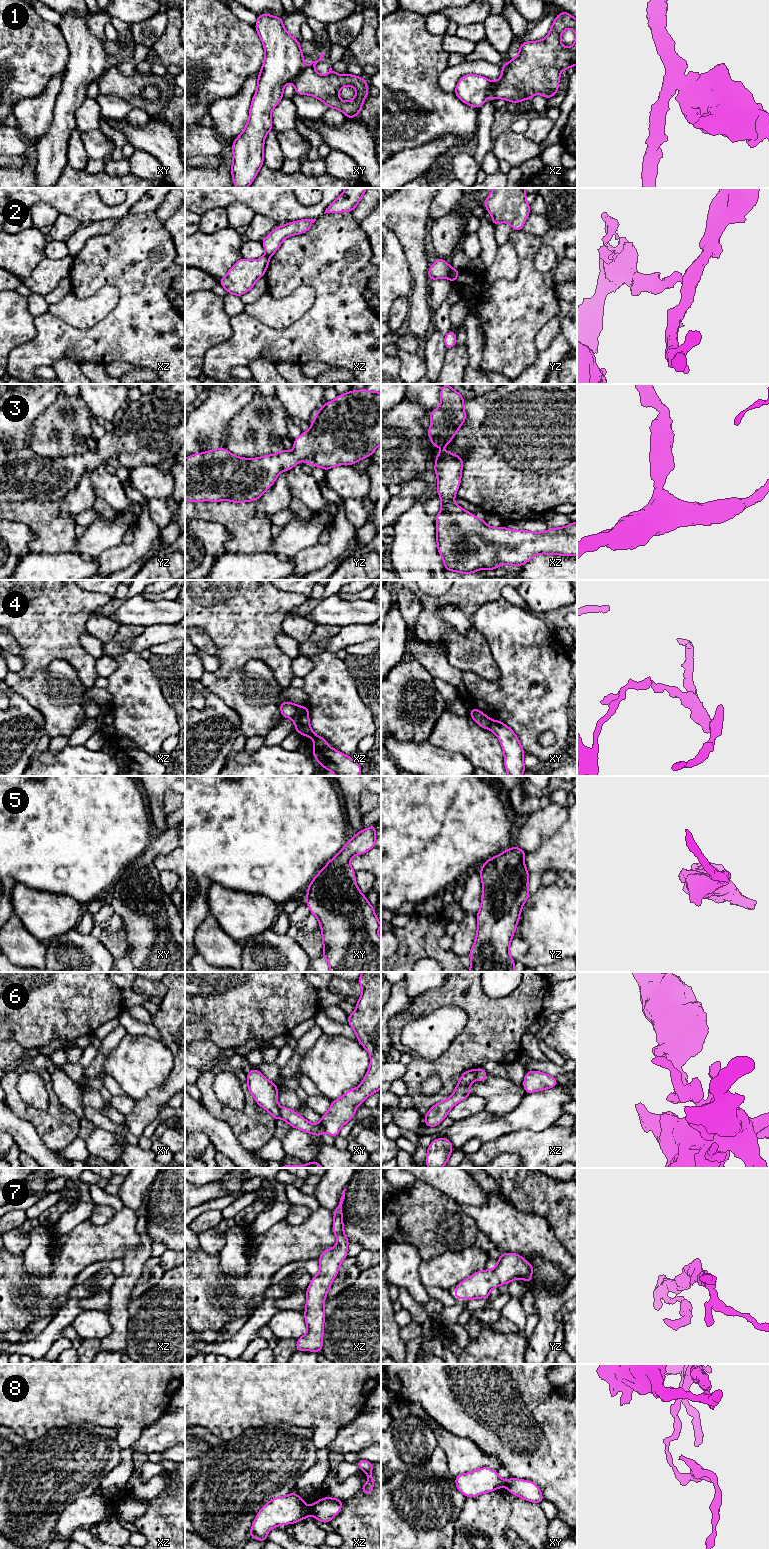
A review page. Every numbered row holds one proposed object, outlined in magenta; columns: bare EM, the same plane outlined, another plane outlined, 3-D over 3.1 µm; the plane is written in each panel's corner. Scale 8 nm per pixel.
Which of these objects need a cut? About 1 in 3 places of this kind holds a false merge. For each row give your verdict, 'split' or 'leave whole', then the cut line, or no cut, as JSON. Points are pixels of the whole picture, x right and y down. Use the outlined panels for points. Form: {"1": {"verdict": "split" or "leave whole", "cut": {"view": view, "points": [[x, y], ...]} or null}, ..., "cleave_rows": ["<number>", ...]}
{"1": {"verdict": "split", "cut": {"view": "xy", "points": [[304, 67], [292, 81]]}}, "2": {"verdict": "split", "cut": {"view": "yz", "points": [[451, 268], [447, 277]]}}, "3": {"verdict": "leave whole", "cut": null}, "4": {"verdict": "split", "cut": {"view": "xz", "points": [[299, 706], [292, 718]]}}, "5": {"verdict": "leave whole", "cut": null}, "6": {"verdict": "split", "cut": {"view": "xy", "points": [[279, 1108], [281, 1116]]}}, "7": {"verdict": "leave whole", "cut": null}, "8": {"verdict": "split", "cut": {"view": "xz", "points": [[308, 1508], [310, 1513]]}}, "cleave_rows": ["1", "2", "4", "6", "8"]}

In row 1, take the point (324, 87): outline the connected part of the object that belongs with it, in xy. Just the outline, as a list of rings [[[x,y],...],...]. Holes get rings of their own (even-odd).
[[[320,53],[318,61],[304,67],[294,79],[295,94],[311,95],[324,102],[328,108],[342,111],[347,118],[359,115],[365,98],[368,96],[368,85],[362,77],[351,74],[339,75],[332,70],[331,65],[327,75],[318,74],[315,65],[322,60],[324,53]],[[344,86],[353,86],[356,96],[351,101],[342,101],[338,97],[339,90]]]

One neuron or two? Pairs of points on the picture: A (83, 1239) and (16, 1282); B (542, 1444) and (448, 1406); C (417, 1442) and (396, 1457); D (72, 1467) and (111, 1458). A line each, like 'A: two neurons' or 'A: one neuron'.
A: one neuron
B: one neuron
C: one neuron
D: one neuron

